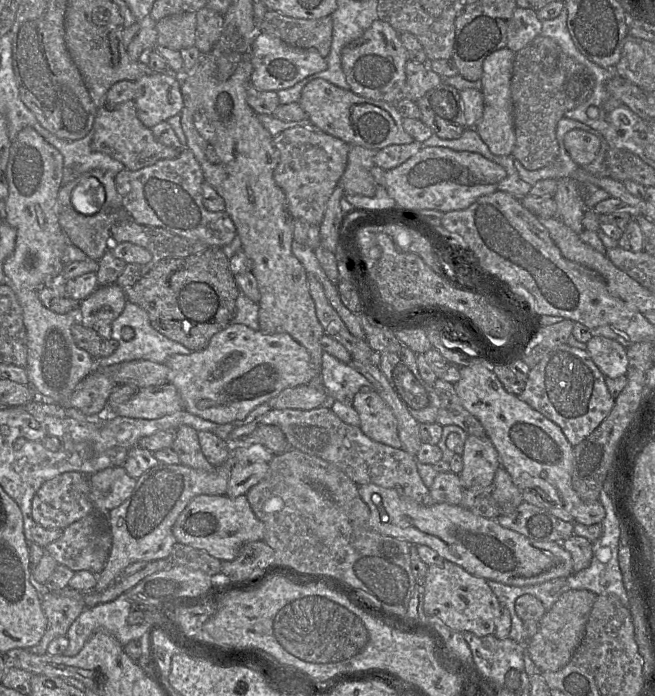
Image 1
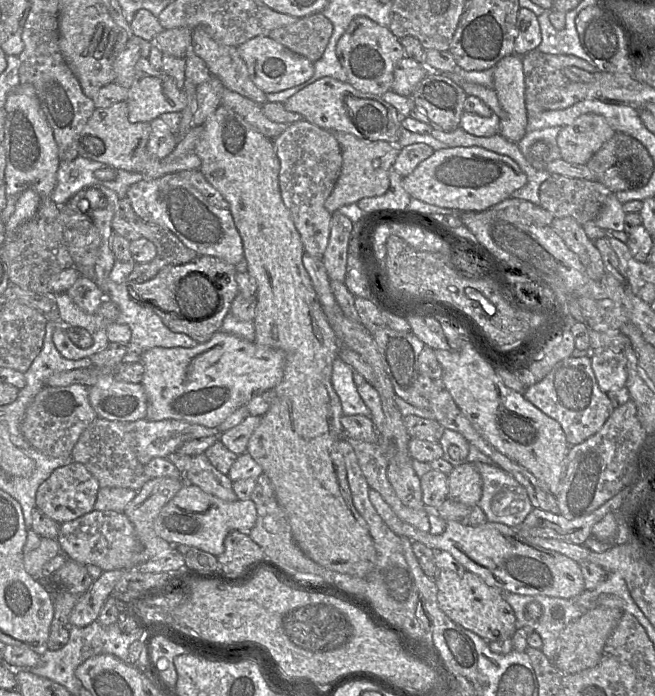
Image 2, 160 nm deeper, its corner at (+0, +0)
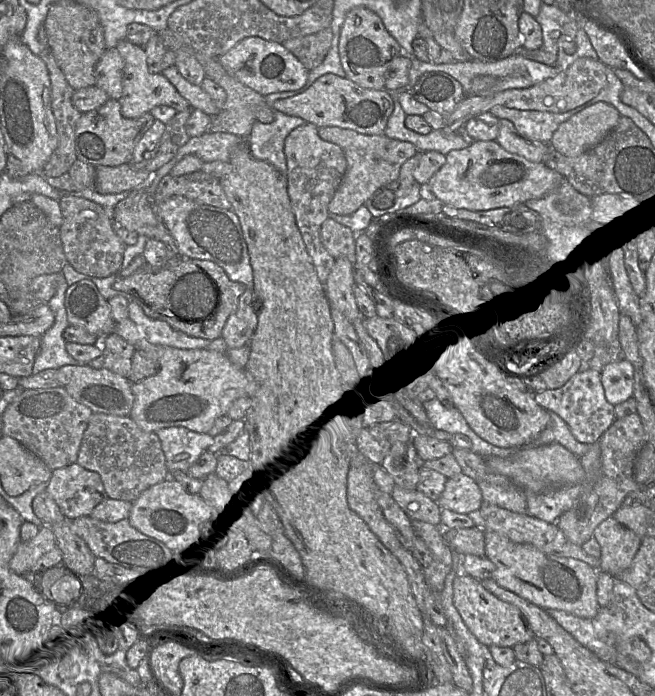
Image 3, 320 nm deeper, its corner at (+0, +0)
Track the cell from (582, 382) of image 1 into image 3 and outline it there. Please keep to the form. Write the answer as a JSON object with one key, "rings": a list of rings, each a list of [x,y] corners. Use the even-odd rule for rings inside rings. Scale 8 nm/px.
{"rings":[[[592,368],[584,372],[578,371],[560,388],[546,388],[534,393],[533,397],[542,408],[559,415],[581,443],[595,443],[617,419],[615,405],[609,403],[605,397],[601,374]]]}

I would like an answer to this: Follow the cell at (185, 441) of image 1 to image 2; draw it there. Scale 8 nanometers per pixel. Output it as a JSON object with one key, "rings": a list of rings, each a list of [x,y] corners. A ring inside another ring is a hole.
{"rings":[[[204,453],[191,456],[190,466],[184,475],[185,482],[198,486],[206,493],[227,502],[238,500],[232,489],[233,481],[228,475],[218,471]]]}

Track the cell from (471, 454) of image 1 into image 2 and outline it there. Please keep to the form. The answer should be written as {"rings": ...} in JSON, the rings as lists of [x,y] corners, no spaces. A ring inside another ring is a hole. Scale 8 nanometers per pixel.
{"rings":[[[465,462],[448,474],[448,498],[473,507],[482,497],[483,481],[476,466]]]}

